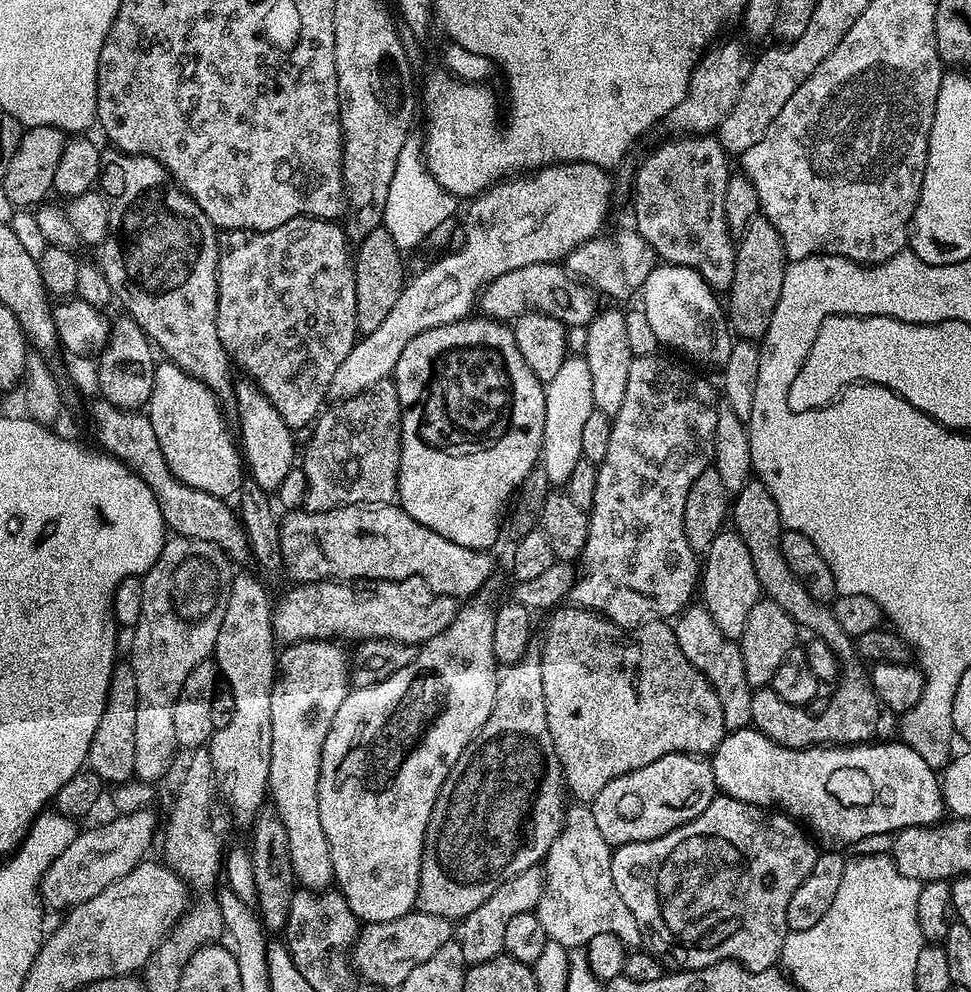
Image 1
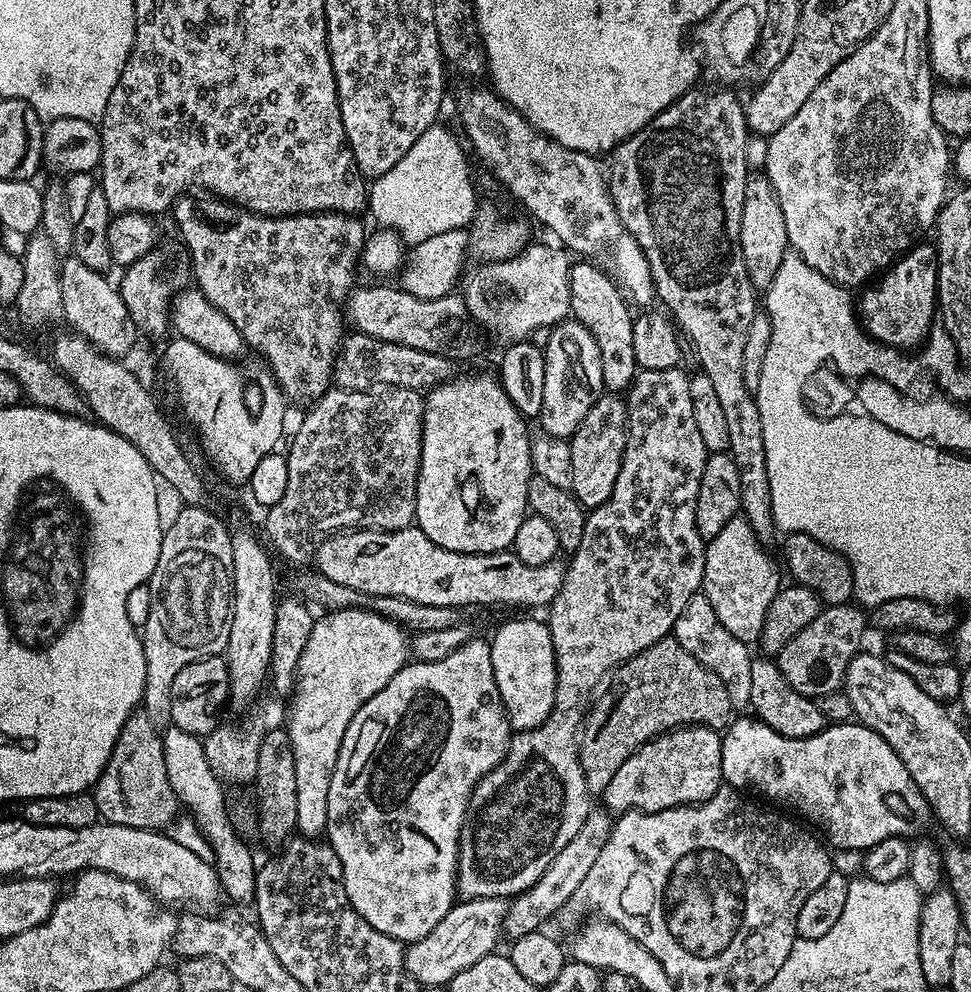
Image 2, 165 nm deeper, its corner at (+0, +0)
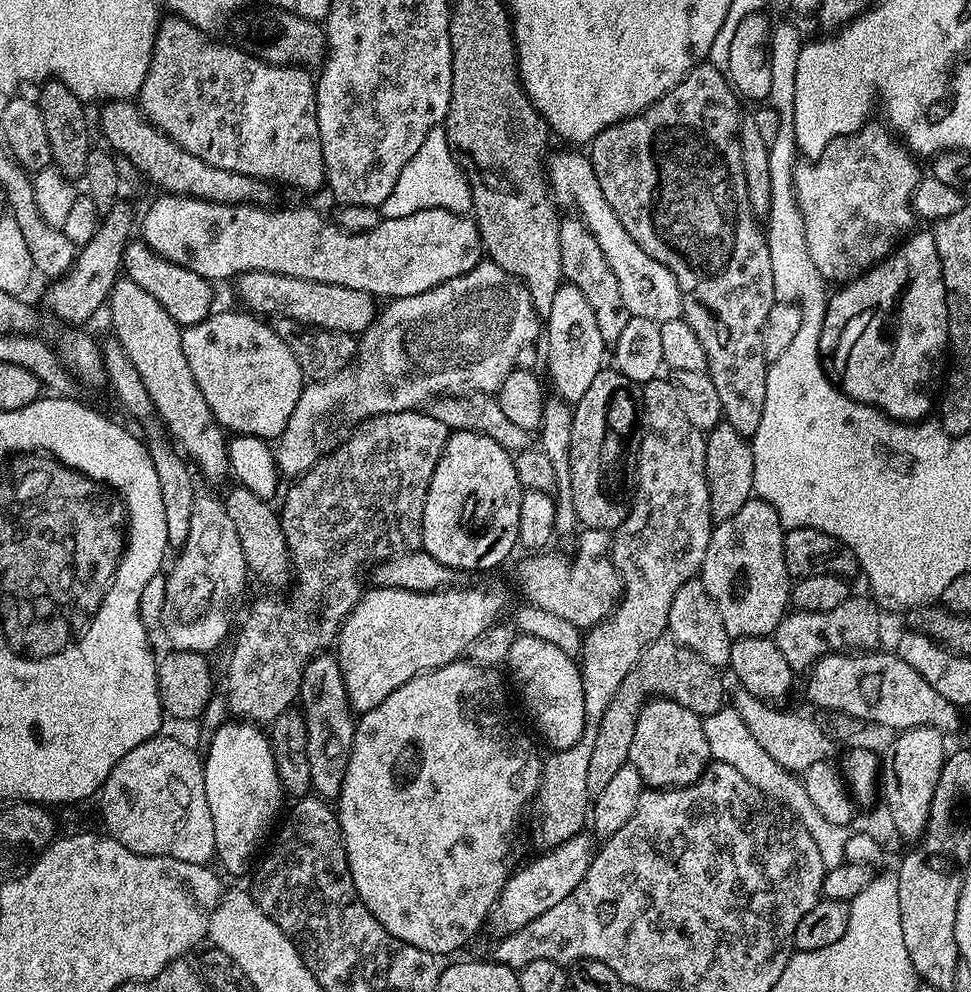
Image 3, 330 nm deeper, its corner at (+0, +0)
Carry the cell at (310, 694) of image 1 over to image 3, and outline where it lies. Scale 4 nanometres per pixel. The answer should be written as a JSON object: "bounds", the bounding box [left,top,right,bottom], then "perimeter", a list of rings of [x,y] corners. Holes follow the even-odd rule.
{"bounds":[334,586,502,713],"perimeter":[[[372,586],[361,595],[334,645],[348,702],[357,713],[374,710],[410,678],[461,659],[470,644],[501,619],[502,589],[456,587],[439,592],[411,592]]]}

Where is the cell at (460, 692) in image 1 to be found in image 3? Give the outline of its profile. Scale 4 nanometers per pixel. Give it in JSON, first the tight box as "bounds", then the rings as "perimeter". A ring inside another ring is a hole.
{"bounds":[334,658,542,958],"perimeter":[[[461,658],[452,664],[435,668],[432,672],[423,672],[421,676],[410,678],[386,702],[374,706],[374,710],[363,713],[359,717],[350,762],[346,766],[346,778],[342,778],[342,786],[338,803],[334,811],[340,818],[340,829],[344,839],[344,849],[348,859],[348,869],[352,875],[354,886],[370,914],[386,926],[394,938],[402,942],[410,942],[410,946],[418,946],[418,950],[431,952],[437,958],[444,958],[447,952],[456,952],[467,940],[476,936],[476,931],[491,917],[496,906],[496,899],[502,894],[504,883],[508,881],[508,851],[512,848],[512,831],[524,812],[524,807],[531,805],[540,788],[540,769],[542,756],[536,753],[532,740],[516,725],[512,712],[508,709],[508,696],[504,693],[504,684],[500,681],[497,669],[469,662]]]}

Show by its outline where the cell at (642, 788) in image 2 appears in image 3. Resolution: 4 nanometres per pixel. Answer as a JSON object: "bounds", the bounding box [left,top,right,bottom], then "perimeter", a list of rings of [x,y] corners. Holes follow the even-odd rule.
{"bounds":[628,698,712,788],"perimeter":[[[653,698],[638,714],[634,742],[630,742],[628,763],[638,770],[648,788],[684,788],[708,769],[712,760],[702,717],[686,710],[677,700]]]}

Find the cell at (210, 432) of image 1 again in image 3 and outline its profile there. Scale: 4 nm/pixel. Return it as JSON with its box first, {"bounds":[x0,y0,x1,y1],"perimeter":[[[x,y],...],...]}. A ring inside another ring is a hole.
{"bounds":[181,311,306,441],"perimeter":[[[213,311],[206,319],[197,324],[187,325],[181,331],[182,354],[190,362],[190,374],[202,390],[202,398],[210,406],[214,418],[221,428],[232,434],[256,436],[259,440],[275,441],[286,430],[294,406],[306,387],[306,377],[300,371],[299,364],[282,339],[278,338],[271,323],[263,324],[263,319],[247,311],[219,312]]]}

